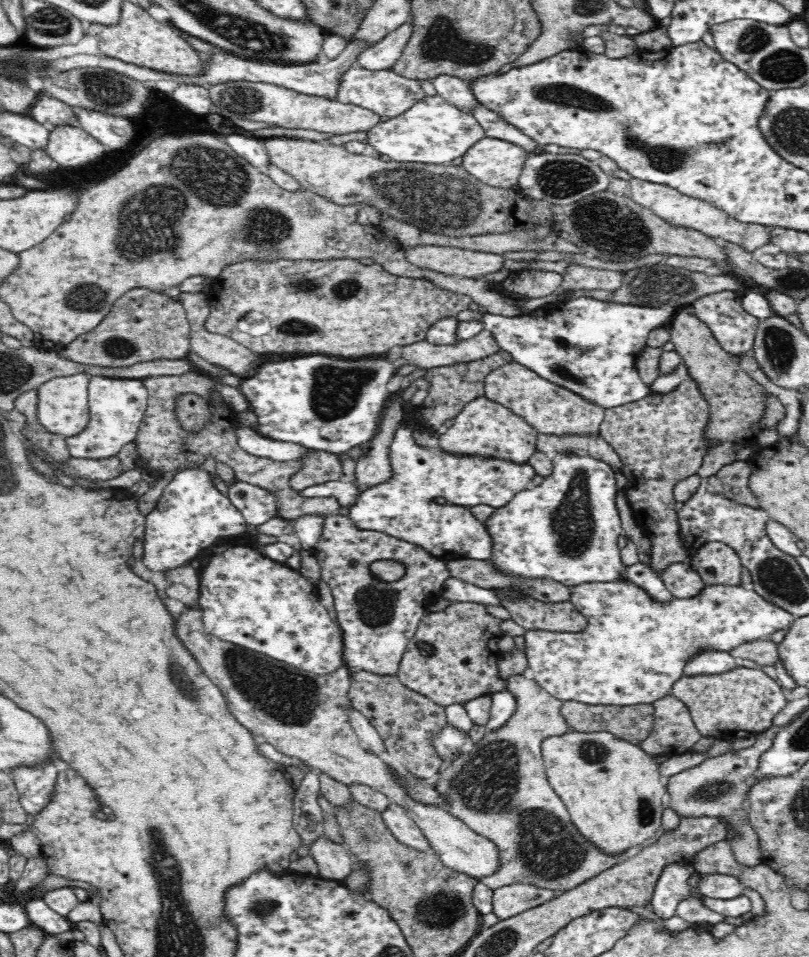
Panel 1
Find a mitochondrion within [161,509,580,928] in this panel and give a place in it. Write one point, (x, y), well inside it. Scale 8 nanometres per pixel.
(289, 698)

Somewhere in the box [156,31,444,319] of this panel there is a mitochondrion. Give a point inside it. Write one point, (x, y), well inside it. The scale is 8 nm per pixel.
(265, 226)

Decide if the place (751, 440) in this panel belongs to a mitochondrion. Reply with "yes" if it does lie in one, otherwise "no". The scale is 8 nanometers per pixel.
no

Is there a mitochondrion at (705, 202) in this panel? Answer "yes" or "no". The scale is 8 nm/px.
no

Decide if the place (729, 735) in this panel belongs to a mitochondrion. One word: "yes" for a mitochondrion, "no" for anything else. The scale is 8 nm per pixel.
no

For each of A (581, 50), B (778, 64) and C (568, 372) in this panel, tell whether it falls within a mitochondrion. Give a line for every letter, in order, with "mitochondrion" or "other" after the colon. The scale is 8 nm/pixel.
A: other
B: mitochondrion
C: mitochondrion

